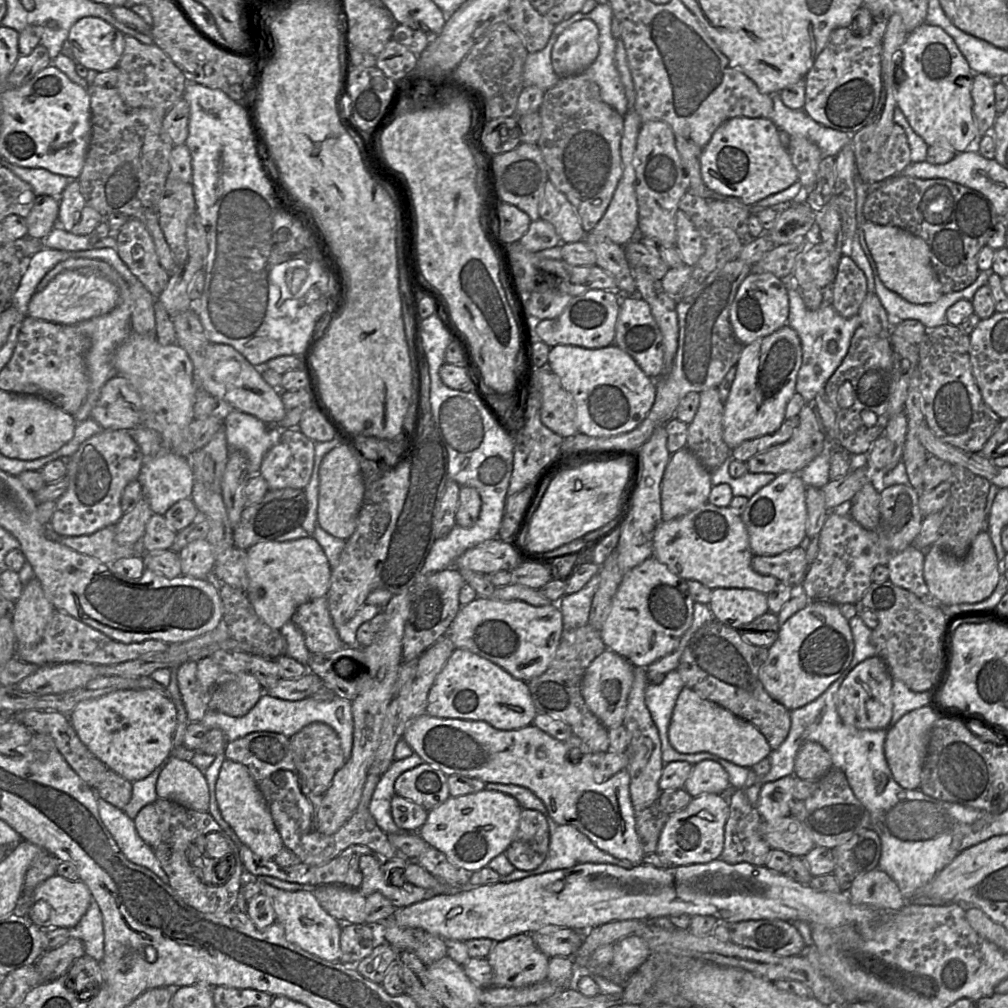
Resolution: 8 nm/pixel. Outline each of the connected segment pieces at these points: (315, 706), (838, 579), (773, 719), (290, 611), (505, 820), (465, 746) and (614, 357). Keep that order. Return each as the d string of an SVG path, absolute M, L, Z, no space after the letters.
M264 692L255 706L242 717L232 717L209 708L198 723L209 730L220 729L227 742L232 742L252 732L273 732L290 738L313 722L328 724L337 732L344 757L347 760L351 756L353 745L352 703L340 697L334 697L331 700L316 700L309 697L300 701L287 701Z
M895 484L886 487L880 494L880 522L876 529L866 530L850 515L829 513L819 534L819 550L814 562L809 566L803 587L813 602L827 602L837 605L858 605L872 583L872 573L877 565L888 562L913 544L918 535L924 516L919 508L919 493L910 484Z
M714 619L704 624L692 636L684 649L678 673L685 687L697 692L703 698L729 710L734 715L750 722L764 735L772 750L776 750L787 738L791 727L791 711L774 700L765 690L759 679L759 670L769 655L769 649L745 641L737 629L728 627Z
M312 536L287 542L274 540L259 542L247 549L248 587L245 593L258 617L270 628L279 630L290 621L300 605L326 595L329 589L331 570L323 549Z
M482 789L471 794L450 796L441 805L428 811L428 818L418 834L429 846L441 851L453 865L465 874L470 874L486 867L499 854L505 853L517 832L522 809L514 797L495 790Z
M424 713L408 724L403 739L425 763L440 769L447 776L462 775L486 783L514 784L531 790L544 803L555 823L574 826L600 850L617 859L628 860L634 865L642 864L645 853L636 831L636 813L630 797L631 778L626 769L598 783L594 779L591 763L587 760L571 762L564 742L534 724L517 730L500 730L481 720L441 718Z
M615 344L597 349L584 348L574 345L556 345L550 348L548 355L548 368L559 377L563 388L573 398L576 406L576 426L578 432L591 437L610 437L632 431L646 418L656 397L655 380L647 376L634 359Z

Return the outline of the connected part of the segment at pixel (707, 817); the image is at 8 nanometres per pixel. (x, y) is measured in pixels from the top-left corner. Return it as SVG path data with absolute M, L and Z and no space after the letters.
M703 794L692 798L686 808L669 815L660 834L656 854L671 866L702 864L720 859L728 817L729 801L725 795Z

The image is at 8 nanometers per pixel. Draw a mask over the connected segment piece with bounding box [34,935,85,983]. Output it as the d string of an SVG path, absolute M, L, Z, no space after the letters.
M74 935L63 945L52 950L47 950L34 963L41 974L41 983L61 977L78 958L84 955L84 944L81 939Z

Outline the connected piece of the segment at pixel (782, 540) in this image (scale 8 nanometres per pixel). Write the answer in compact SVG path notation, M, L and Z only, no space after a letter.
M785 472L757 491L741 515L754 556L776 556L798 547L806 536L806 485L798 473Z

